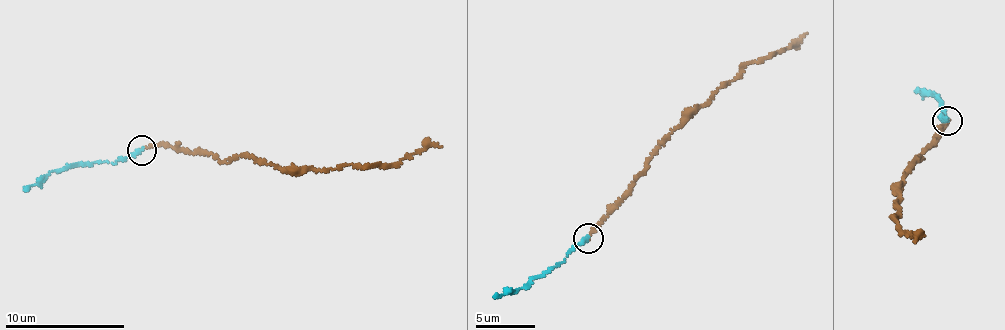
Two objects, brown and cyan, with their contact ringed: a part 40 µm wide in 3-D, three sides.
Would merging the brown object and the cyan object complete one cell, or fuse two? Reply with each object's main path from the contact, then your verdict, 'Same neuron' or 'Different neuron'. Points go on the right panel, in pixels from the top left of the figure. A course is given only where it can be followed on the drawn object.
Course of brown: (947, 120), (907, 170), (895, 202), (900, 211), (894, 220), (918, 238), (915, 242). Course of cyan: (947, 120), (941, 116), (936, 95), (915, 91). Different neuron

